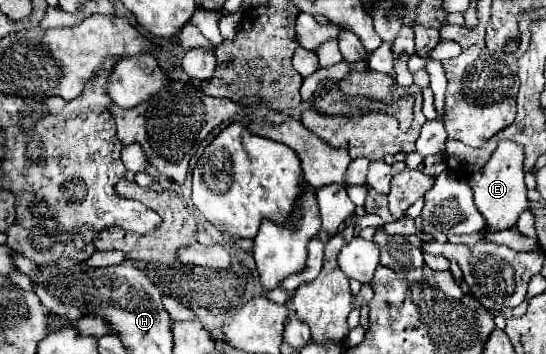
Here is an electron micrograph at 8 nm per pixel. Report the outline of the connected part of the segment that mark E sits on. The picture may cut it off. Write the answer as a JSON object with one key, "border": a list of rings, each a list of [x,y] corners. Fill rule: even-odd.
{"border":[[[503,140],[503,142],[499,142],[491,160],[467,180],[467,184],[471,186],[473,196],[475,196],[475,206],[483,214],[487,228],[491,228],[493,232],[511,230],[517,224],[519,214],[523,210],[527,210],[529,200],[527,200],[527,186],[523,182],[523,176],[525,176],[523,148],[515,142]]]}

